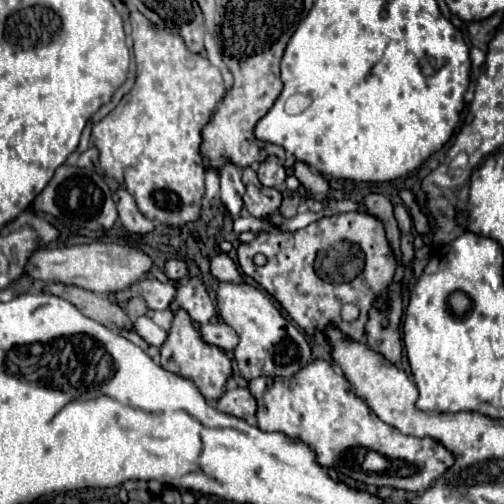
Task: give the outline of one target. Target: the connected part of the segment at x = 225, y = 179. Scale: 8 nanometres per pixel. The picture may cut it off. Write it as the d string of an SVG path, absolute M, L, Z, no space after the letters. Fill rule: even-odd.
M224 164L220 170L220 194L222 194L222 204L230 212L232 218L238 218L244 204L242 204L242 194L244 194L244 184L240 180L240 168L234 164Z

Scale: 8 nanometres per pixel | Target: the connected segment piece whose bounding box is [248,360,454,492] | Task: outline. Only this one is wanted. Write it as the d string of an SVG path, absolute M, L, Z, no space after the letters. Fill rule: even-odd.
M310 360L290 378L258 376L248 382L248 390L258 404L256 418L260 430L282 432L292 440L302 440L314 450L316 462L322 468L336 466L338 472L364 484L422 492L436 480L436 476L440 476L440 472L444 472L444 468L452 466L454 456L440 442L432 438L404 436L394 426L384 424L352 390L348 378L336 374L326 360ZM366 450L376 450L388 460L400 460L404 466L396 474L392 470L364 472L362 460Z

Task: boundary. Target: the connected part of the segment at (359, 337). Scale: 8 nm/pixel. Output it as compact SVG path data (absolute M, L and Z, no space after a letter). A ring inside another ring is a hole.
M344 212L328 218L320 218L308 224L302 230L292 234L288 232L260 232L250 244L238 246L238 262L246 276L254 278L272 298L280 302L280 306L288 312L288 316L308 334L318 336L326 334L328 326L336 326L348 340L362 342L364 340L364 320L368 318L368 308L376 298L376 292L390 284L396 272L396 256L386 240L384 224L368 212ZM256 254L264 254L268 258L266 266L256 266L252 258ZM344 304L356 304L360 308L358 320L352 324L340 318L340 308Z

